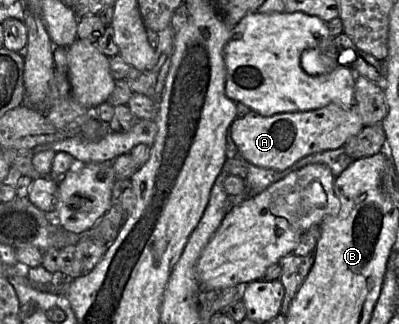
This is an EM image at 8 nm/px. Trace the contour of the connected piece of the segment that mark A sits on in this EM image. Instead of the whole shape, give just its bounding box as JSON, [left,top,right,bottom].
[230,103,364,171]

